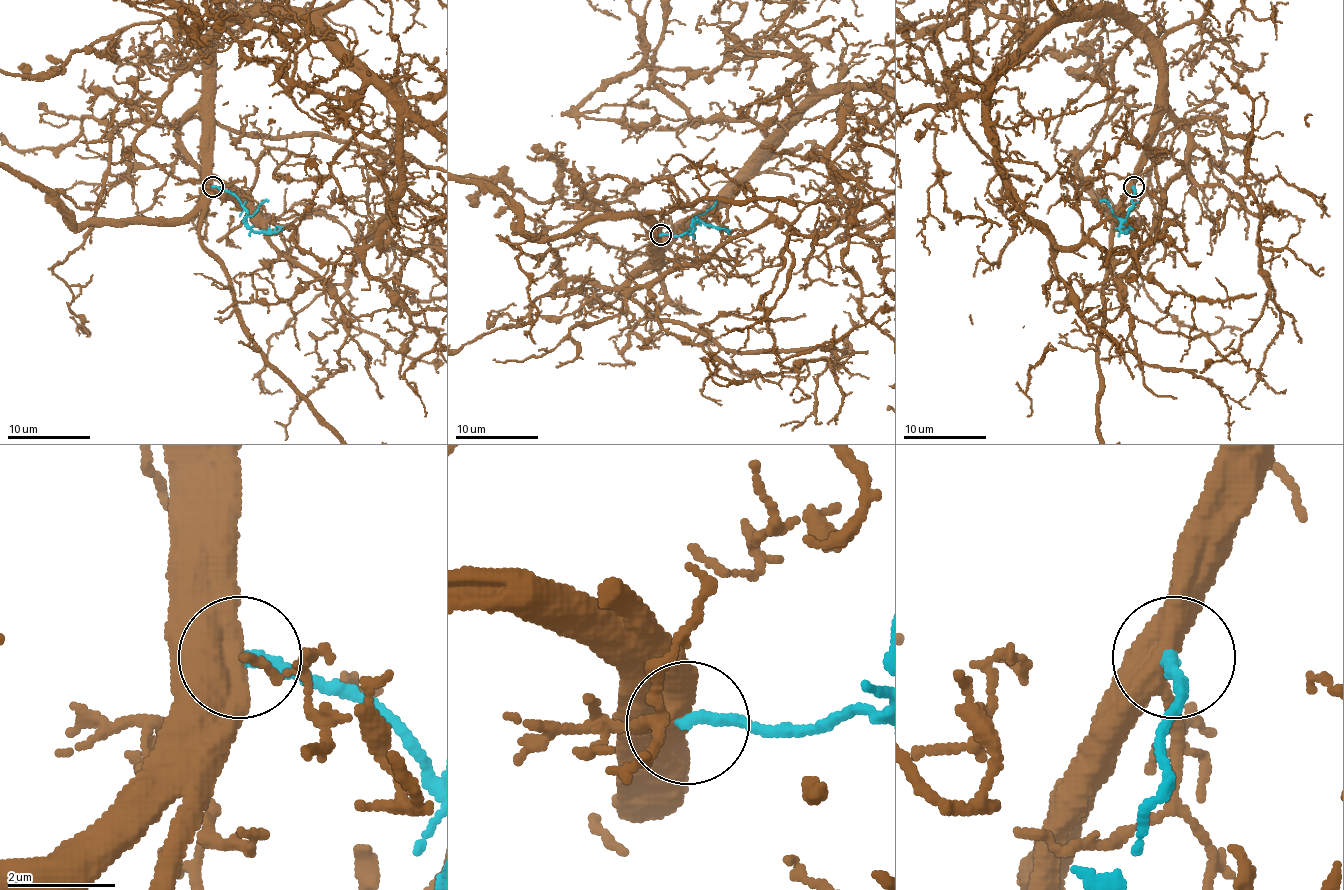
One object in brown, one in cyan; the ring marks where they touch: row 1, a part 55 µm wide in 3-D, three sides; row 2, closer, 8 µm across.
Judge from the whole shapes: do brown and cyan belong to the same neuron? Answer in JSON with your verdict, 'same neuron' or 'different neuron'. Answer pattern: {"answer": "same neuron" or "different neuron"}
{"answer": "different neuron"}

